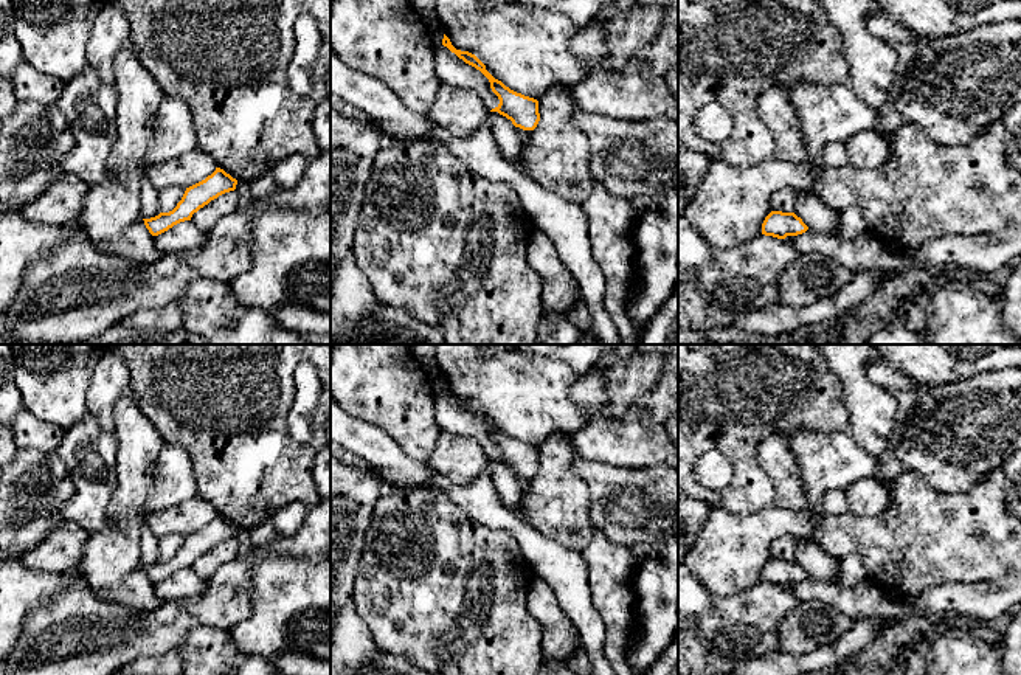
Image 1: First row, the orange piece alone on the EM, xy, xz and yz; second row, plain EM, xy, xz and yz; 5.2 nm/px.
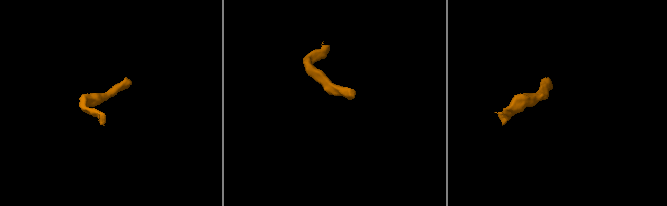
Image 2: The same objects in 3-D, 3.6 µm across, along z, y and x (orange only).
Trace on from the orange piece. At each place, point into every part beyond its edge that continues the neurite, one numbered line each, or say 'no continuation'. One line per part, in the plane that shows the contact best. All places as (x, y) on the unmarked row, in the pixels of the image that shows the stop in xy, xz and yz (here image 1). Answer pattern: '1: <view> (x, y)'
no continuation

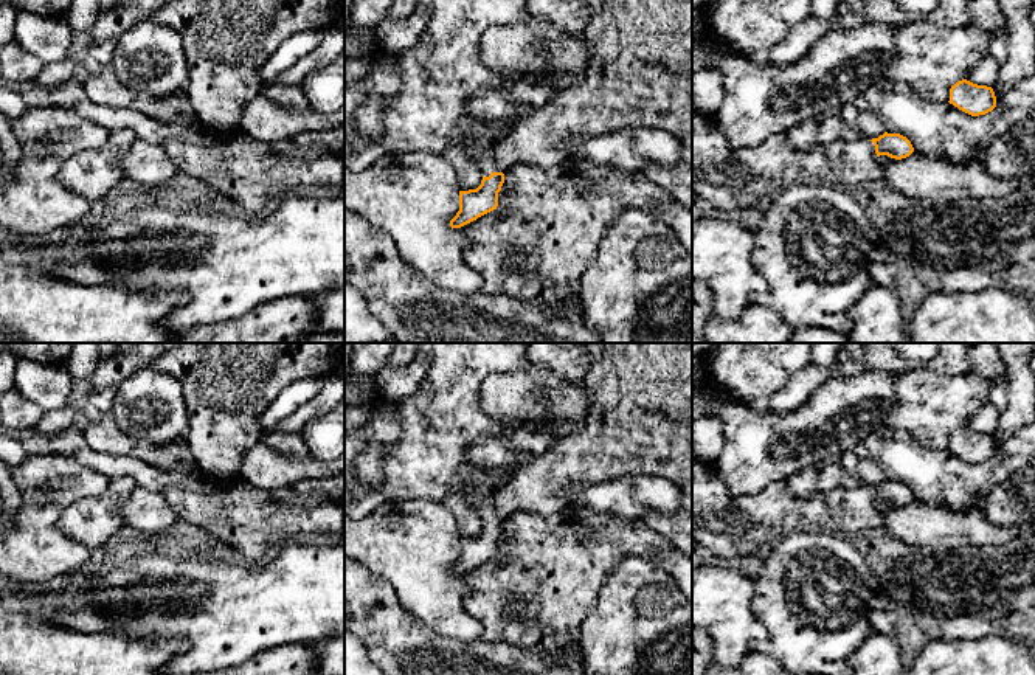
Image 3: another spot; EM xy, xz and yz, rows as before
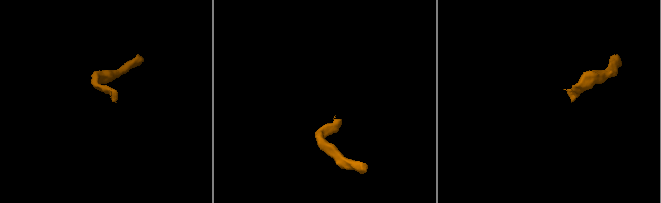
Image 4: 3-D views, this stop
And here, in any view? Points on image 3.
1: xz (438, 422)

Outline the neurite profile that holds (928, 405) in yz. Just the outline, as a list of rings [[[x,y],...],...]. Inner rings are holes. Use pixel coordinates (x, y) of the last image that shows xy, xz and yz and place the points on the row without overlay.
[[[911,369],[897,376],[895,402],[884,424],[943,452],[950,448],[950,436],[990,402],[988,391],[990,379],[971,372],[951,377]]]

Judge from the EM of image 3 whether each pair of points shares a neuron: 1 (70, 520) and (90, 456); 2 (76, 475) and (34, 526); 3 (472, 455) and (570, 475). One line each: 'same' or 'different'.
1: different
2: same
3: different

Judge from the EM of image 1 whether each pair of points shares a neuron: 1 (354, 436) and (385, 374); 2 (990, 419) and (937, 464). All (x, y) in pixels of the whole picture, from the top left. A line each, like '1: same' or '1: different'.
1: different
2: same

